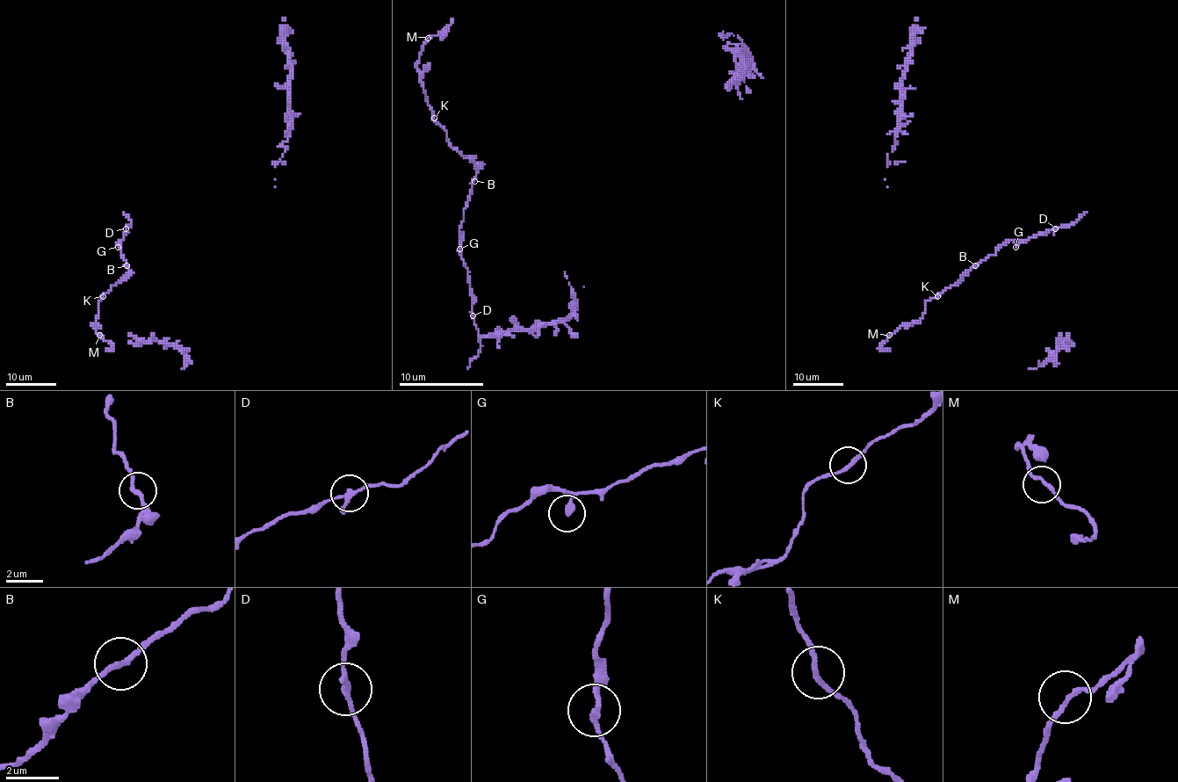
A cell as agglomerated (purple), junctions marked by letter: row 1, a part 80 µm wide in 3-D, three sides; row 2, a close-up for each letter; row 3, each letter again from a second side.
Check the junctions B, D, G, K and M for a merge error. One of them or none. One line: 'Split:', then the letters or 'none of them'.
Split: none of them

